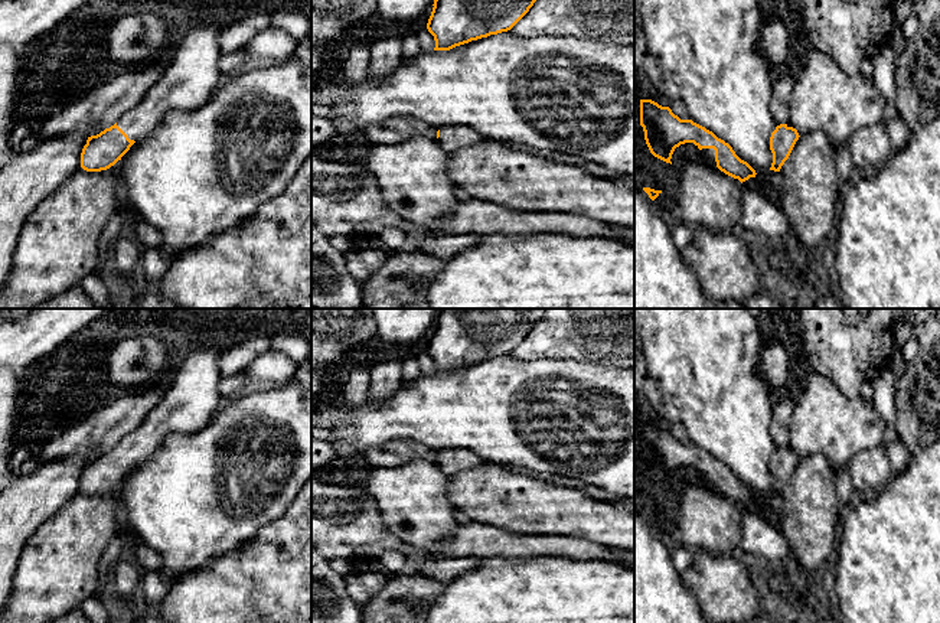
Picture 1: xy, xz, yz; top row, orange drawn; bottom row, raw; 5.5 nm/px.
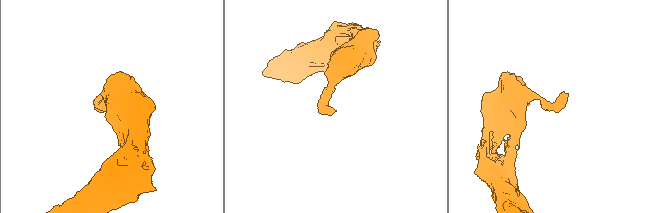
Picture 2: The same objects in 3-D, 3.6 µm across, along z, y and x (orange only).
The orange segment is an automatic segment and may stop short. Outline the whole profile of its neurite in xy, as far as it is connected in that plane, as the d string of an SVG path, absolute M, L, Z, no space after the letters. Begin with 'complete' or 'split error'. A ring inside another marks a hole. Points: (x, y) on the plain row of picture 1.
split error; M236 335L232 340L216 346L203 348L189 353L185 361L173 369L173 379L160 402L147 414L143 423L120 443L97 459L91 459L81 476L81 490L87 495L101 495L114 489L130 473L130 470L148 459L169 434L193 434L206 427L219 405L221 356L244 336Z

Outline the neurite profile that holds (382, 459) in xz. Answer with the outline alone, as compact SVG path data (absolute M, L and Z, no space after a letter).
M396 440L386 446L368 449L362 457L371 466L395 467L399 463L411 459L427 459L428 461L437 461L440 451L427 449L422 444L411 443L408 440Z

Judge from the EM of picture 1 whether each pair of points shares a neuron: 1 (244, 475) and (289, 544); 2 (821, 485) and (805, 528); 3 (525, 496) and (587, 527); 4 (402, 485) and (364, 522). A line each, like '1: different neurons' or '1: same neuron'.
1: different neurons
2: same neuron
3: same neuron
4: different neurons

